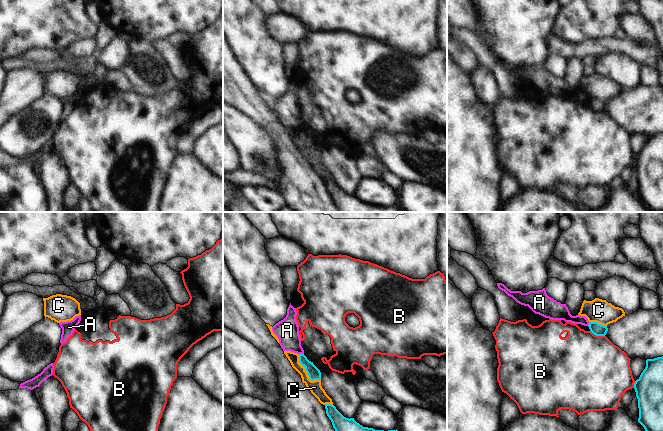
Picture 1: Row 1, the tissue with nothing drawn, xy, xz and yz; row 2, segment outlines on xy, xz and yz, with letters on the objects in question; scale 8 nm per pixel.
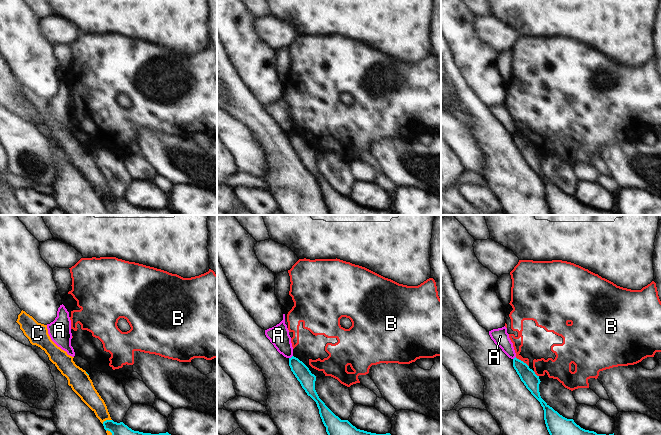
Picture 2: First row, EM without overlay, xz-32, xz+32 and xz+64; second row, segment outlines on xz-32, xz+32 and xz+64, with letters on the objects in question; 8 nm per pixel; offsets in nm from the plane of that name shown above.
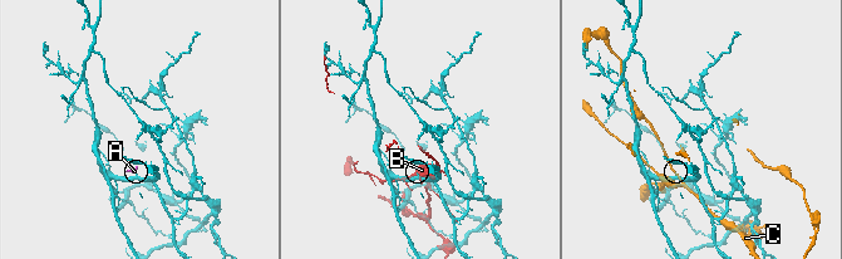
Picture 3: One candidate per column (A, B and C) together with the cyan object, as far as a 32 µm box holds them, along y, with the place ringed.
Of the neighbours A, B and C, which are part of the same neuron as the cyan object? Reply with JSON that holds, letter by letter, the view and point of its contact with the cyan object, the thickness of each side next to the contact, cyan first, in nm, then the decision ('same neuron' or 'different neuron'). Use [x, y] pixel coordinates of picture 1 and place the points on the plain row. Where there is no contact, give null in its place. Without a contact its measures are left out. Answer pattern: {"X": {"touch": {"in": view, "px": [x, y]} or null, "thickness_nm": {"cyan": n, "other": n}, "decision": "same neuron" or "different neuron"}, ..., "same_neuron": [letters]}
{"A": {"touch": {"in": "xz", "px": [301, 130]}, "thickness_nm": {"cyan": 100, "other": 190}, "decision": "different neuron"}, "B": {"touch": {"in": "yz", "px": [597, 111]}, "thickness_nm": {"cyan": 100, "other": 500}, "decision": "different neuron"}, "C": {"touch": {"in": "xz", "px": [306, 147]}, "thickness_nm": {"cyan": 100, "other": 100}, "decision": "different neuron"}, "same_neuron": []}

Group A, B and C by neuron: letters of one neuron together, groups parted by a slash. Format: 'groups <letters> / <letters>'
groups A / B / C

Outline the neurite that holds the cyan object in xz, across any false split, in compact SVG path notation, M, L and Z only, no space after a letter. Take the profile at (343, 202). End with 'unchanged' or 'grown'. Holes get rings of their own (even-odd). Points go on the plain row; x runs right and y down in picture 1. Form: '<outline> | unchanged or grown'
M326 180L325 185L339 212L402 212L397 205L384 207L363 203L354 194L344 193L332 180Z | unchanged

